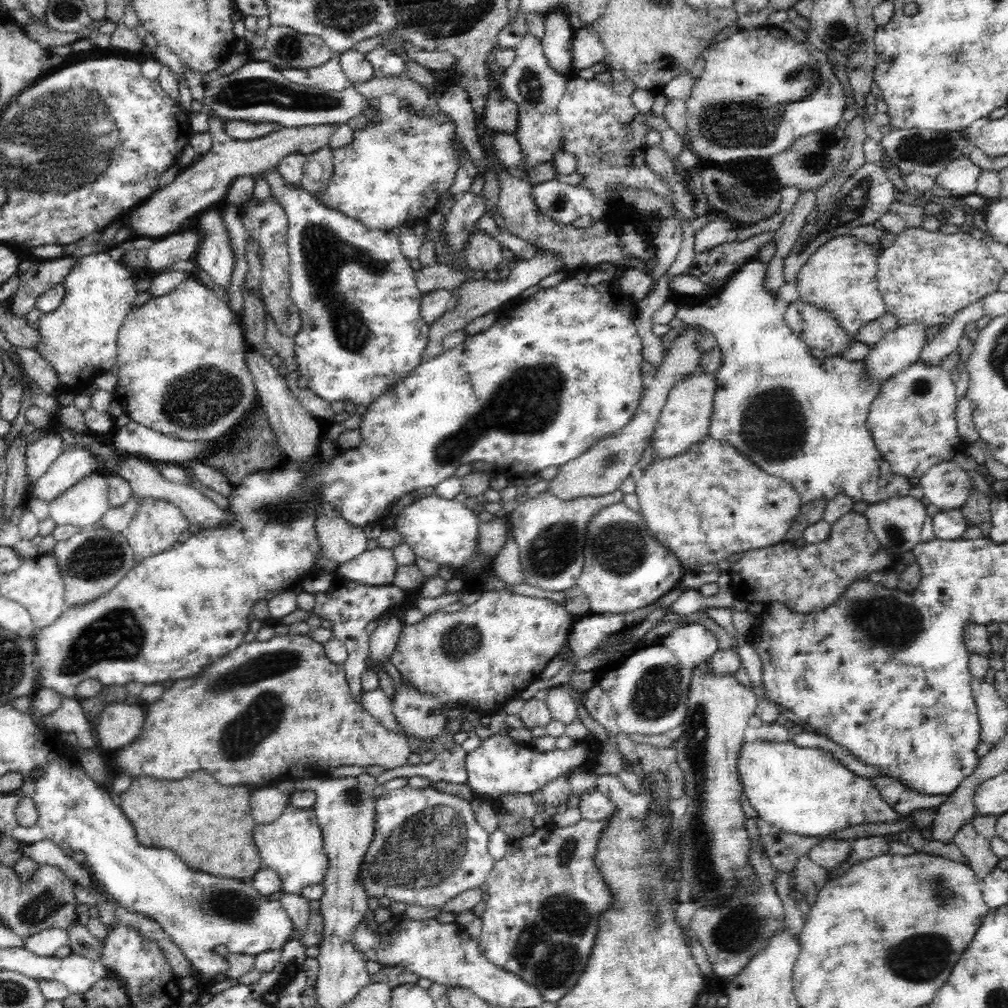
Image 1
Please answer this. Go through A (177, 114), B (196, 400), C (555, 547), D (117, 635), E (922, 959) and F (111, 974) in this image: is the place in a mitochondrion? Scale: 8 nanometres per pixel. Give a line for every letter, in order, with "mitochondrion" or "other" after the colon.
A: other
B: mitochondrion
C: mitochondrion
D: mitochondrion
E: mitochondrion
F: other

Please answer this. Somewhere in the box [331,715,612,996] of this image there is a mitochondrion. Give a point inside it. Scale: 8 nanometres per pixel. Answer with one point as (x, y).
(420, 853)

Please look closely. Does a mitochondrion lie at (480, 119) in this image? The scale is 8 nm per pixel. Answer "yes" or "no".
no

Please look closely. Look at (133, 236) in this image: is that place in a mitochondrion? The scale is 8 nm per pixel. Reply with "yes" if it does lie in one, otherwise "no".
no

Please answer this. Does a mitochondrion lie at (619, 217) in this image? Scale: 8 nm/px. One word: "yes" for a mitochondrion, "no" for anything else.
no

